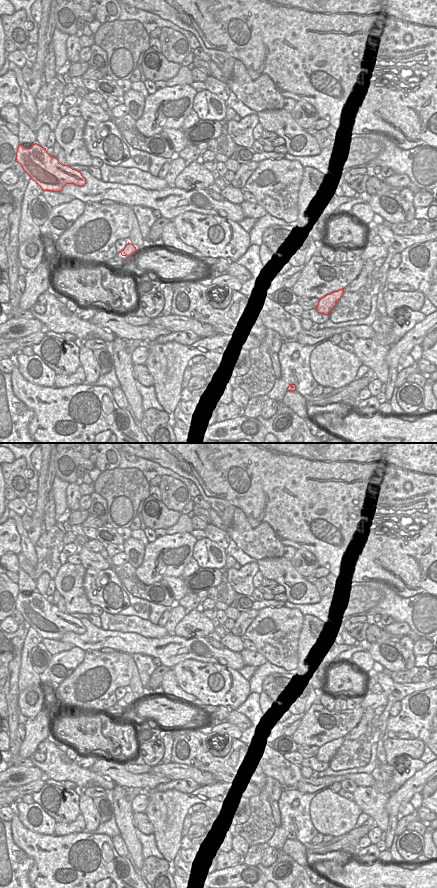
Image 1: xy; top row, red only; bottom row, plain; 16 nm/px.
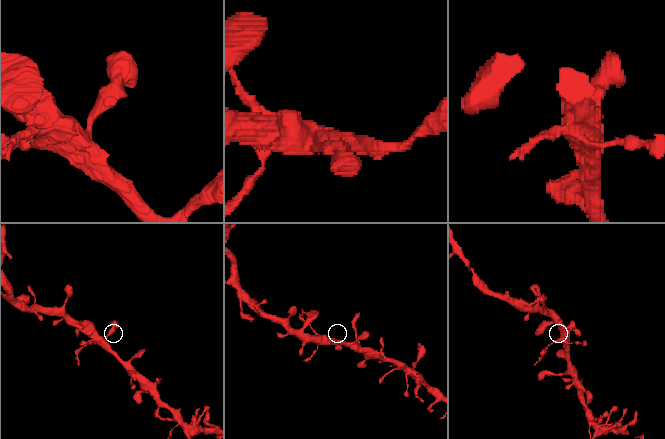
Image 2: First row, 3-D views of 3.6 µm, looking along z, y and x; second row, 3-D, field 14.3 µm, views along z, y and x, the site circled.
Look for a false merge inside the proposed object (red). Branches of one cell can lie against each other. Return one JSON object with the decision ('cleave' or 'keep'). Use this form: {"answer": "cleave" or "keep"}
{"answer": "cleave"}

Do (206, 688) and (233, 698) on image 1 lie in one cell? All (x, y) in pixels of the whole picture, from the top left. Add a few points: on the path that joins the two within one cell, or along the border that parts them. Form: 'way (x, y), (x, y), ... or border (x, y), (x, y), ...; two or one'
way (213, 692), (226, 692); one

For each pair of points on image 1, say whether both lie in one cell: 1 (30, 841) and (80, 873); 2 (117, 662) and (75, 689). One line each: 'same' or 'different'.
1: same
2: same

